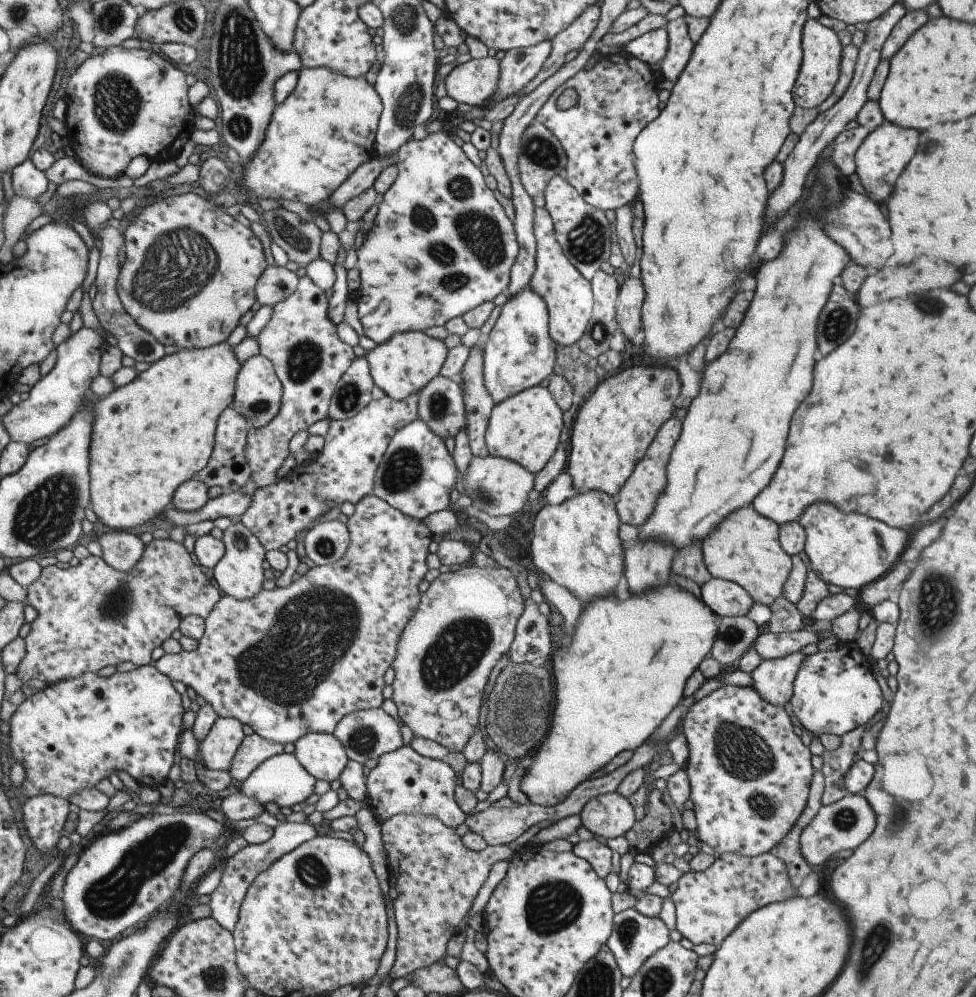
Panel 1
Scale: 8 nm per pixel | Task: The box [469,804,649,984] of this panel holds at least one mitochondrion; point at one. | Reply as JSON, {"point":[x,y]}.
{"point":[551,907]}

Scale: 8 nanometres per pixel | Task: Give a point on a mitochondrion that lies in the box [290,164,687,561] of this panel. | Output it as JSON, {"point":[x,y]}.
{"point":[478,235]}

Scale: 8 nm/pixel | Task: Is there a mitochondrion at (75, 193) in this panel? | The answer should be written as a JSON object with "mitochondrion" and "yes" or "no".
{"mitochondrion":"no"}

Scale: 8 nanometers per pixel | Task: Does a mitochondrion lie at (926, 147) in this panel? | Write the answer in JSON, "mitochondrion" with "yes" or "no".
{"mitochondrion":"no"}

